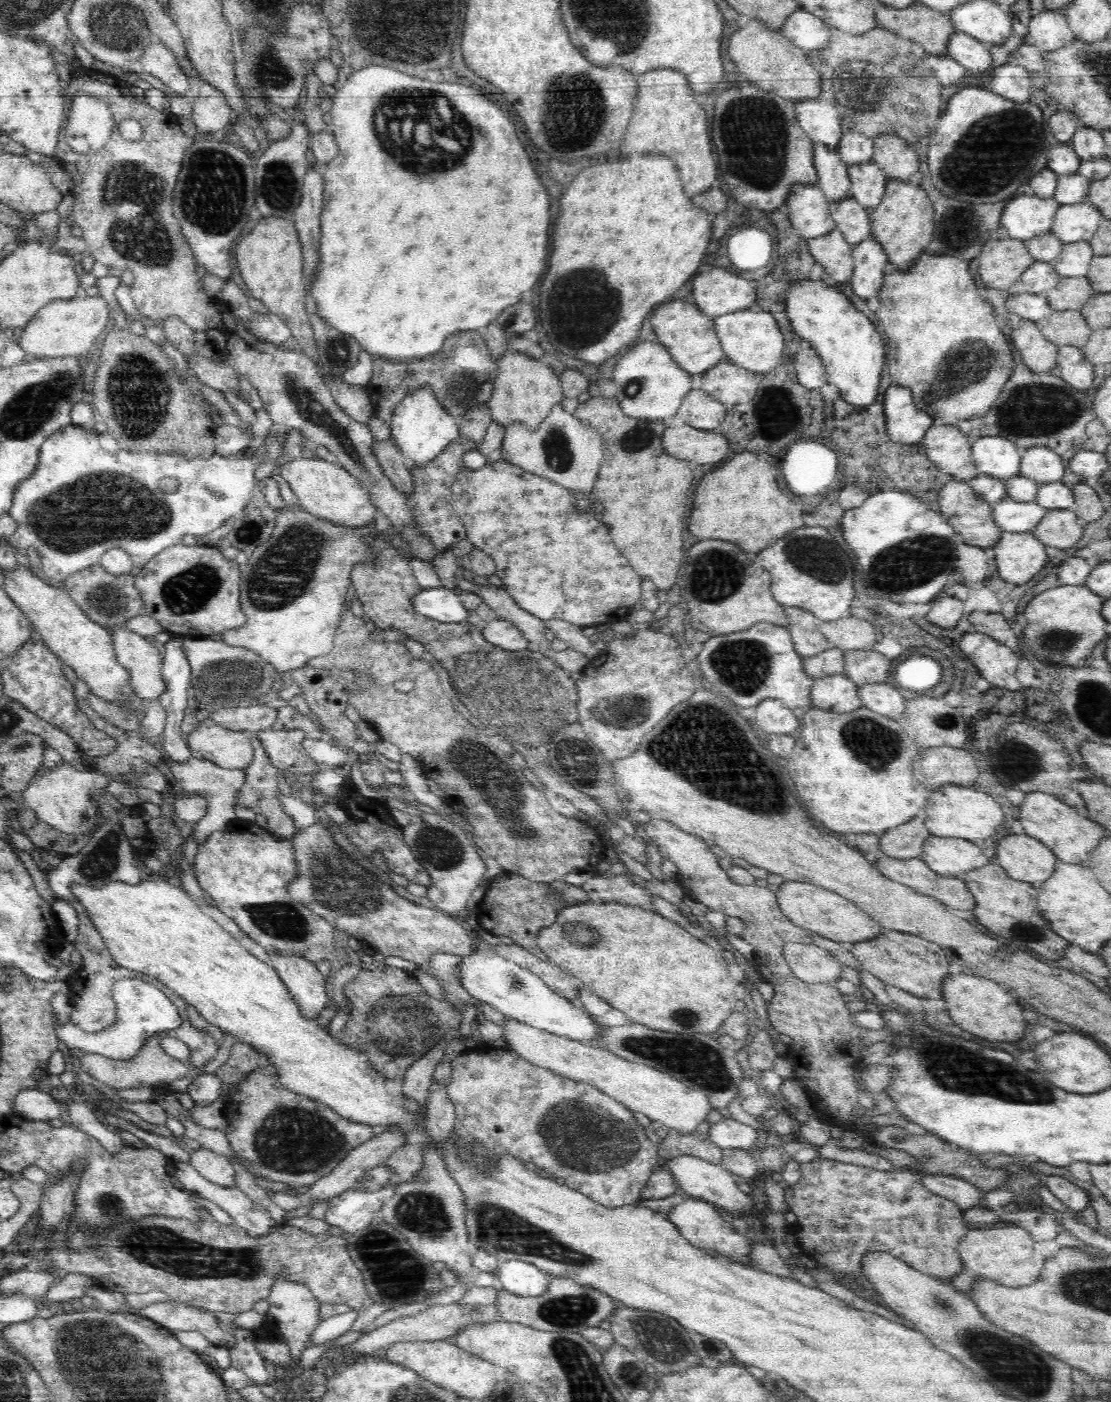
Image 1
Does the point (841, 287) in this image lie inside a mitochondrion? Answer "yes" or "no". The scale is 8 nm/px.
no

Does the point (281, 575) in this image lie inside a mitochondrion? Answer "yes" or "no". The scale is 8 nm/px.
yes

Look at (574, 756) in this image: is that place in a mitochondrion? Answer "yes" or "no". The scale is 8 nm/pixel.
yes

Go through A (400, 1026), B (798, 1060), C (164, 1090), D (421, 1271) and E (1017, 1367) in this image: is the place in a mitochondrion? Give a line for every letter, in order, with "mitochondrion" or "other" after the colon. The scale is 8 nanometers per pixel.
A: mitochondrion
B: other
C: other
D: mitochondrion
E: mitochondrion

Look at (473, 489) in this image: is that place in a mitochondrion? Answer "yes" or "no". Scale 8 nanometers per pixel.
no

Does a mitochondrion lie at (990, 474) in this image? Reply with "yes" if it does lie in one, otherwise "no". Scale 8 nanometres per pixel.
no

